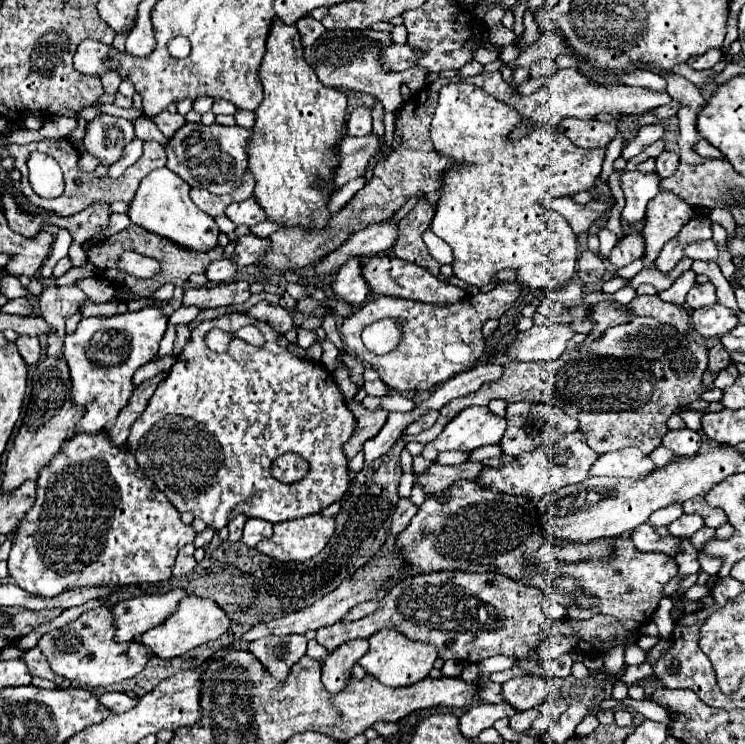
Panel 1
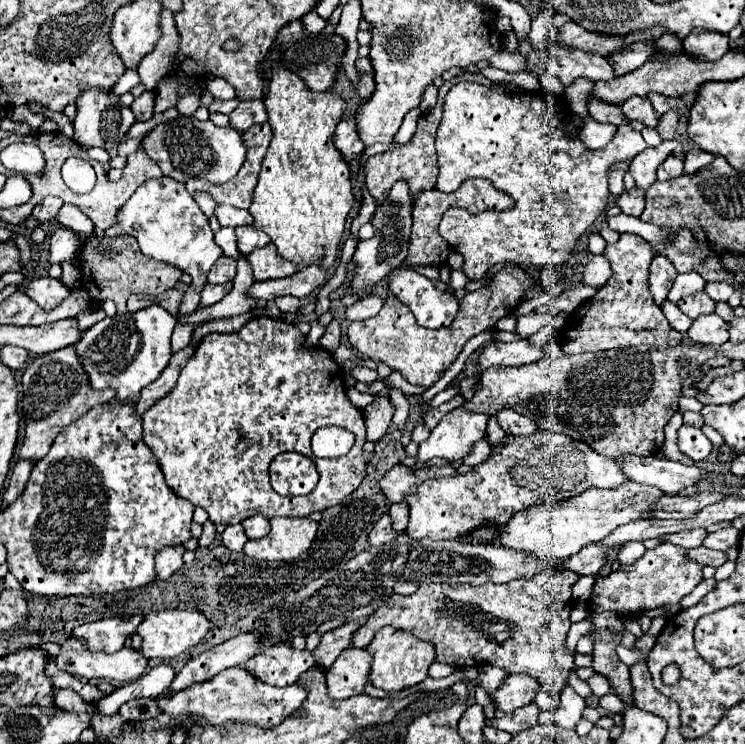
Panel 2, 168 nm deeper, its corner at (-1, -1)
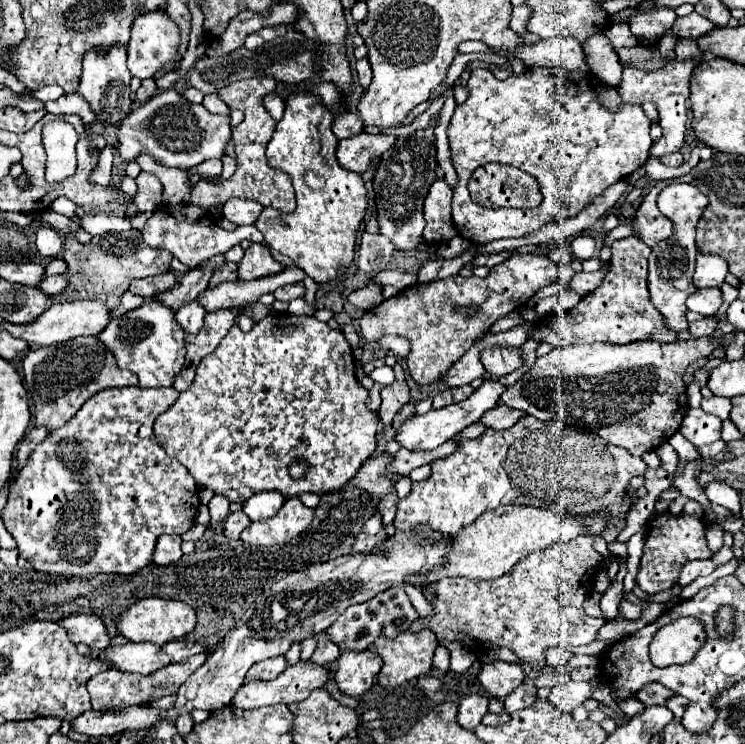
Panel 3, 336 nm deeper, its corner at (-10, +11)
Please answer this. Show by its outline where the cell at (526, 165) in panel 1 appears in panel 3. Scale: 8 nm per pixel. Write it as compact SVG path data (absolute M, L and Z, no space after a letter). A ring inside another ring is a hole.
M484 68L472 70L468 80L468 98L464 104L456 106L448 126L448 140L452 164L458 174L452 198L452 220L458 234L476 246L510 236L530 236L546 224L578 216L606 188L622 178L628 178L636 168L640 168L648 160L648 150L652 146L650 120L642 112L642 106L624 102L620 112L608 112L592 88L592 76L584 72L564 72L564 68L530 68L520 76L512 74L506 80L494 78L494 74ZM488 162L510 164L530 172L538 180L540 192L544 194L542 204L528 210L492 210L472 202L466 188L468 180L478 166Z

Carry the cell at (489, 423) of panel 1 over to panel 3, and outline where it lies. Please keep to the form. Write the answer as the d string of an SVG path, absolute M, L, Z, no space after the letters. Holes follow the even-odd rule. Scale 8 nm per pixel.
M484 380L484 384L474 390L466 400L454 404L454 406L444 406L440 410L430 410L424 416L414 416L408 422L404 422L404 426L398 430L396 440L408 448L408 450L434 450L440 444L444 444L446 440L454 438L458 432L462 432L466 426L478 422L490 408L494 408L500 402L500 394L504 392L504 384L496 382L496 380Z

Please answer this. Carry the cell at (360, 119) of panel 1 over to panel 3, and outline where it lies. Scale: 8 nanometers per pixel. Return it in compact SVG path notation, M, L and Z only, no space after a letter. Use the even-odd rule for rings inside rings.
M360 132L356 136L344 138L338 142L338 162L354 172L368 172L370 170L370 158L386 152L390 146L384 146L384 136L370 136L366 132Z

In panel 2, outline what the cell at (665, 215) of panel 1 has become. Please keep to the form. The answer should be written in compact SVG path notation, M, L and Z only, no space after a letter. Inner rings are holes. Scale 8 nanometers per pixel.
M621 234L617 244L607 246L605 258L611 264L613 276L607 286L603 286L593 298L583 302L571 316L559 334L551 336L551 342L559 342L563 354L581 354L581 352L601 352L611 348L629 348L637 344L649 344L653 348L679 346L681 334L675 332L661 308L653 302L647 286L649 264L653 260L651 244L641 236Z

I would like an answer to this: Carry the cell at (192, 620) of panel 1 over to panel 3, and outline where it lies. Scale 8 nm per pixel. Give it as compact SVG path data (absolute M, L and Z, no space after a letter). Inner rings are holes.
M162 598L138 600L118 620L118 632L130 642L152 642L158 646L164 646L166 642L186 636L188 632L192 632L194 626L196 626L196 612L186 602L162 600Z

